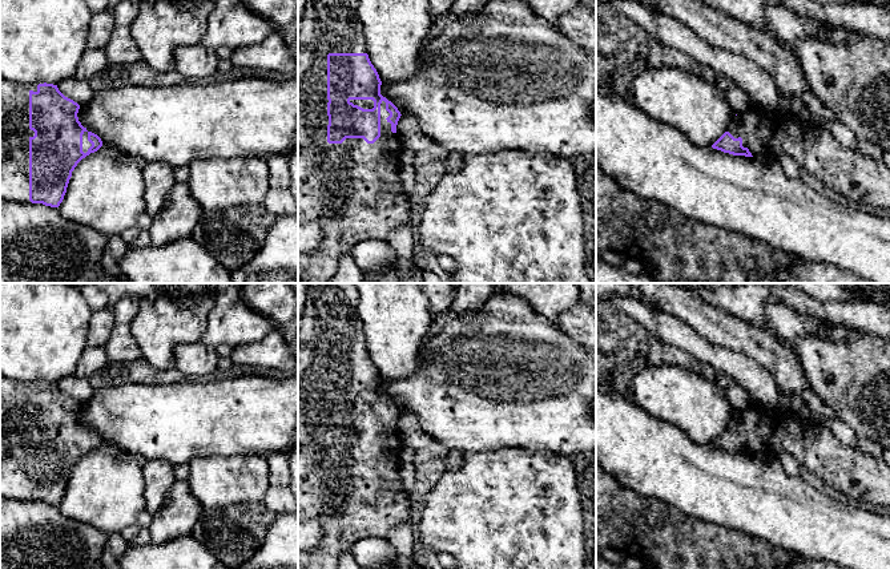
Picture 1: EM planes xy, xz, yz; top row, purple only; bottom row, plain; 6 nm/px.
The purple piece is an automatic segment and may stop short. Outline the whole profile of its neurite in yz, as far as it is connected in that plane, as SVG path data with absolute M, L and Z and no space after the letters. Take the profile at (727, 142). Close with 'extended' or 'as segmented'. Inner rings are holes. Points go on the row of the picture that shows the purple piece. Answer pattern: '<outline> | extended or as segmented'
M752 104L744 114L733 117L729 129L712 148L766 161L788 154L853 206L869 205L890 211L890 168L843 146L830 132L809 126L792 112Z | extended

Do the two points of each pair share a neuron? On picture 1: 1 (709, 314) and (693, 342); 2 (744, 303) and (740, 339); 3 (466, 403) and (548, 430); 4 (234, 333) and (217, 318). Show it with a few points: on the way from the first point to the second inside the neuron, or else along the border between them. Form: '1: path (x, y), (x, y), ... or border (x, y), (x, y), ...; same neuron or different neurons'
1: border (672, 315), (687, 322), (712, 343), (727, 347); different neurons
2: border (715, 306), (761, 329); different neurons
3: path (486, 403), (494, 407), (526, 407), (528, 410); same neuron
4: path (230, 329), (221, 322); same neuron

